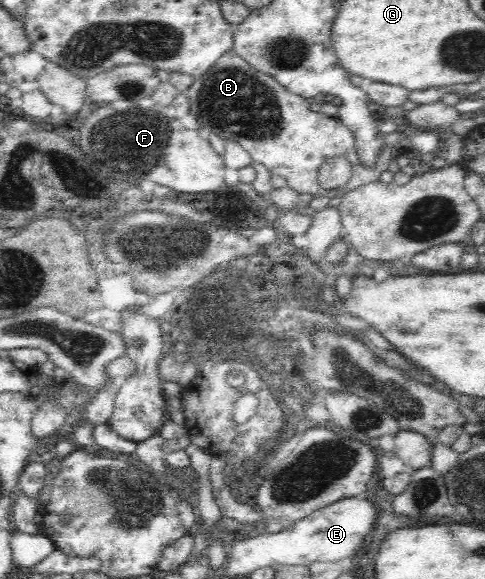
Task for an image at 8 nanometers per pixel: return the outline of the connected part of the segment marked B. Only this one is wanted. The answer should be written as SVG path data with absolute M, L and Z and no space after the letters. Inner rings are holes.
M230 50L221 56L206 74L195 77L183 94L190 98L190 110L192 114L200 116L198 120L212 128L214 134L218 134L225 141L238 143L250 155L250 160L260 162L271 175L278 175L286 181L286 186L292 188L298 194L309 194L317 197L322 195L341 198L348 191L356 190L364 184L370 184L379 180L380 175L388 170L389 162L394 156L394 150L390 145L378 148L376 152L376 166L366 169L358 158L358 149L354 133L339 119L338 116L328 116L322 111L314 112L310 109L311 101L297 94L290 94L274 77L264 74L252 68L244 59ZM328 156L345 156L353 168L350 180L341 188L333 192L323 189L318 184L318 168Z

